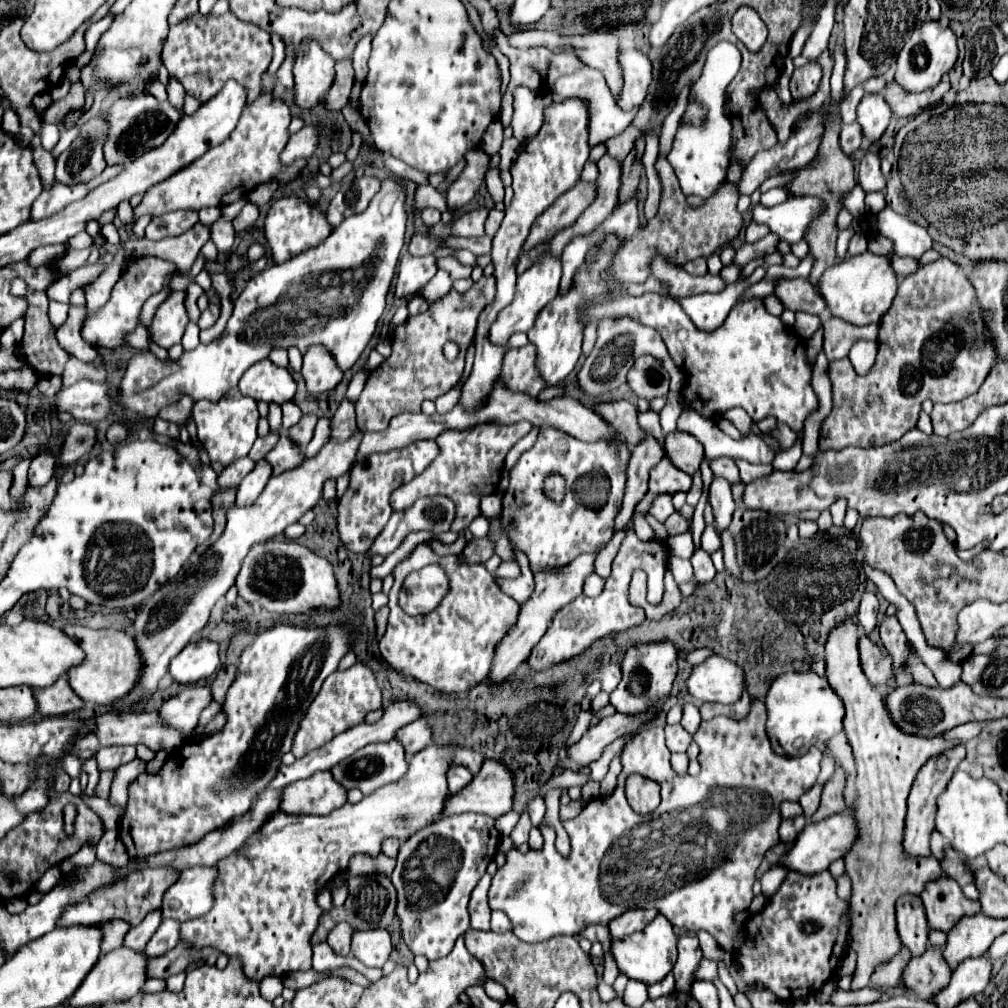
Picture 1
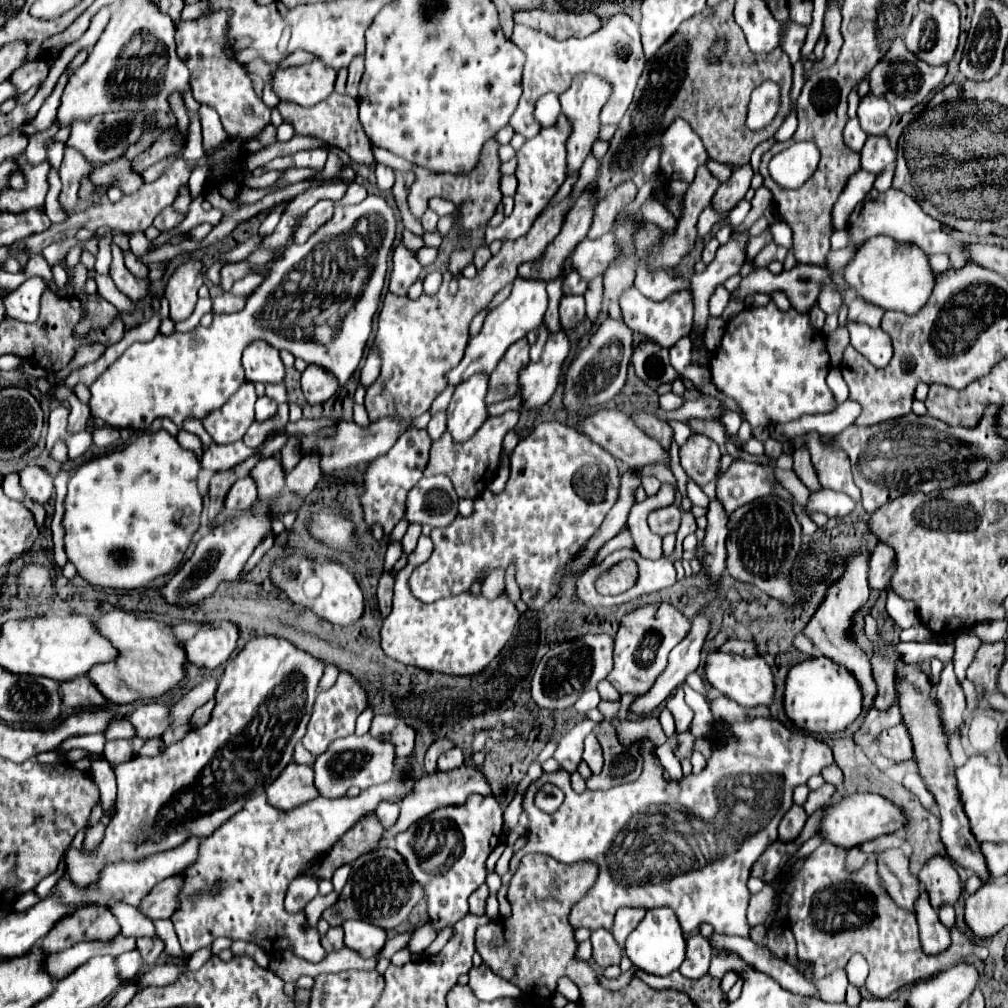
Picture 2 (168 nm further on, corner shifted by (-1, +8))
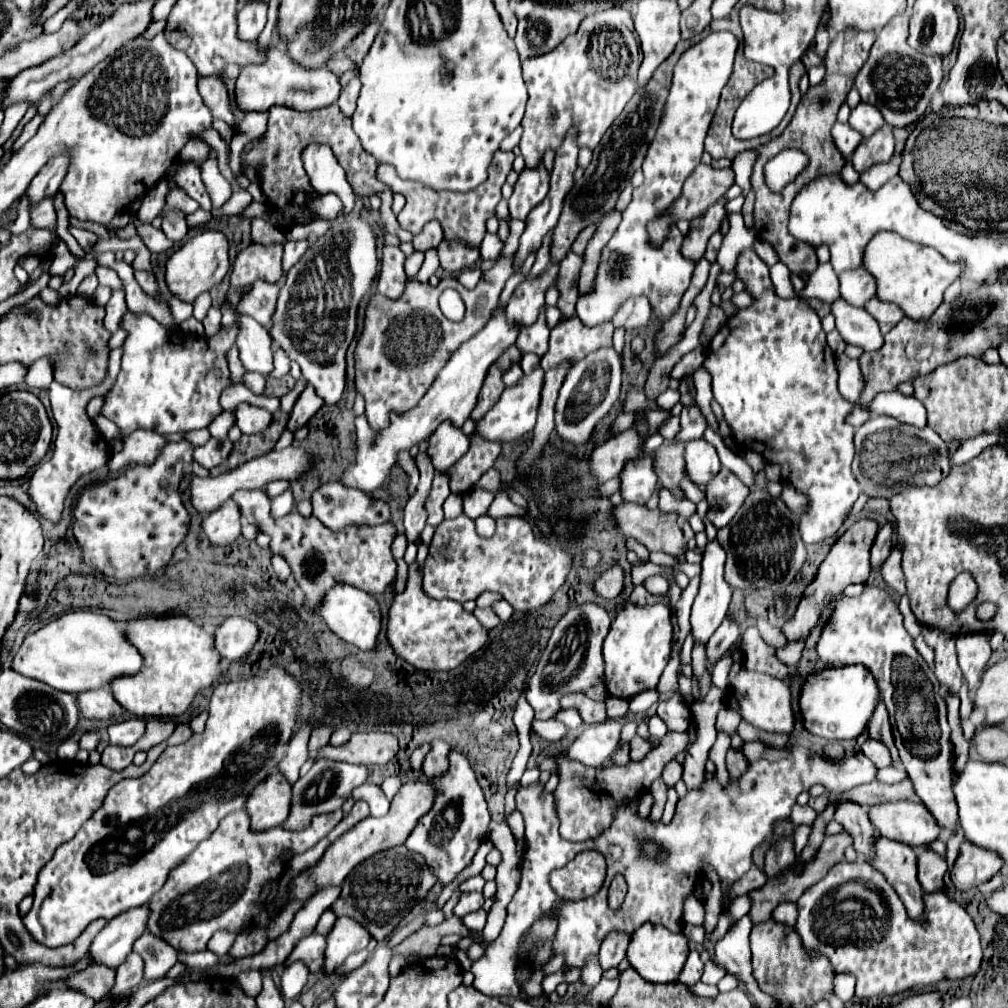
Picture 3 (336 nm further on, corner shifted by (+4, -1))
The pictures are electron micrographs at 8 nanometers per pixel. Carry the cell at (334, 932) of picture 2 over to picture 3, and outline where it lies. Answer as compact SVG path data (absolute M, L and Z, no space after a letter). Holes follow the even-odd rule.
M314 932L294 946L294 950L284 960L284 966L290 966L292 962L304 962L310 972L318 972L324 964L324 948L326 948L326 938Z

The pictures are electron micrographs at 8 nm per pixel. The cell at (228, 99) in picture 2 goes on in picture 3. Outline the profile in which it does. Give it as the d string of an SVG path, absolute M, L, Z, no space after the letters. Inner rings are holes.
M208 76L208 78L202 78L200 80L200 94L206 102L206 106L210 106L214 118L220 118L224 120L226 124L234 126L234 116L230 112L230 100L228 100L228 90L226 90L226 84L214 76Z

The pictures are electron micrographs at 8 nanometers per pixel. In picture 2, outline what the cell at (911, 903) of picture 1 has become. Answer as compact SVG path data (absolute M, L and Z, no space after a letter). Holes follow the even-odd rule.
M889 849L879 855L879 877L883 879L889 897L901 907L915 913L915 901L921 895L919 879L909 871L909 859L901 849Z

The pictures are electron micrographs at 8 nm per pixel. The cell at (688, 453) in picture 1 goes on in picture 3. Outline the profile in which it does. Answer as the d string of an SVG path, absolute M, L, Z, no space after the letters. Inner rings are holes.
M692 440L686 444L686 470L688 476L694 484L698 486L706 486L722 468L720 466L720 458L716 454L716 448L712 444L708 444L706 440Z

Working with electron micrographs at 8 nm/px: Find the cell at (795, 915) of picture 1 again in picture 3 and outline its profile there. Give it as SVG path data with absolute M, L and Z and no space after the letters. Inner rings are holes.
M840 862L836 864L820 882L810 886L800 898L798 898L798 922L796 930L802 936L806 950L820 950L824 956L828 956L832 968L836 974L850 972L856 976L855 995L862 996L894 996L904 990L922 988L936 984L942 978L958 980L966 978L970 974L976 974L980 968L983 950L980 948L980 936L978 930L968 916L968 912L952 898L944 894L944 890L936 890L932 894L924 892L924 918L912 920L906 914L906 908L896 894L896 890L888 884L884 874L874 870L868 862ZM848 882L862 882L868 890L860 890L860 894L848 894L838 892L840 886Z

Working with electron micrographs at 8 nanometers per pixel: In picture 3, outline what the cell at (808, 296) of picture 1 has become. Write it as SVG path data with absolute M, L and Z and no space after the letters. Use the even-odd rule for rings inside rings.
M838 300L832 304L832 314L836 316L836 330L846 344L862 346L864 350L878 350L882 346L880 326L864 308Z

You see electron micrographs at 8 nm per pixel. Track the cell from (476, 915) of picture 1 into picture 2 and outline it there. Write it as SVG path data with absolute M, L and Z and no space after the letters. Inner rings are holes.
M481 885L477 889L477 893L473 893L473 897L469 897L469 913L473 915L485 915L485 901L489 897L489 889L487 885Z

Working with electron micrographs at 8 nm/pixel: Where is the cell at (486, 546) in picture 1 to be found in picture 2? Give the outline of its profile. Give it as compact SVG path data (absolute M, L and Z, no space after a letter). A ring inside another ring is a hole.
M543 421L533 427L533 431L519 441L511 453L511 475L501 493L485 491L475 499L475 511L471 517L457 517L453 525L433 529L431 539L435 543L433 555L417 565L409 577L409 589L415 599L423 603L433 603L443 597L459 595L469 591L477 573L487 567L503 567L517 563L517 583L521 587L521 599L531 607L543 607L551 597L555 583L555 573L565 571L565 565L581 549L581 545L599 529L601 521L615 505L619 497L619 469L615 459L589 441L575 427L563 425L559 421Z

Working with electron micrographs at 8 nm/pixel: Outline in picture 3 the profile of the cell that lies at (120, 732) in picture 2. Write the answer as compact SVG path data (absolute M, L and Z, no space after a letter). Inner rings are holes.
M86 732L86 734L82 734L82 736L80 736L78 746L80 746L80 748L84 748L84 750L94 750L102 738L104 738L104 734L102 734L102 732Z

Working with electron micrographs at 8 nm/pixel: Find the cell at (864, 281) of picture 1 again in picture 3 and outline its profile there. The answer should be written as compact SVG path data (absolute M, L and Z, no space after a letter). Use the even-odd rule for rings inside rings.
M878 232L866 246L864 266L878 280L878 298L884 302L898 302L908 318L926 320L942 304L944 290L962 276L964 262L948 262L940 252L928 246L908 242L892 232Z

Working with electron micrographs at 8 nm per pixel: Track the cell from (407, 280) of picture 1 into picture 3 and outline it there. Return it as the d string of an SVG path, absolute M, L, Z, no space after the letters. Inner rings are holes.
M384 246L382 250L382 266L378 274L378 294L386 298L398 298L404 292L406 272L404 272L404 254L398 246Z

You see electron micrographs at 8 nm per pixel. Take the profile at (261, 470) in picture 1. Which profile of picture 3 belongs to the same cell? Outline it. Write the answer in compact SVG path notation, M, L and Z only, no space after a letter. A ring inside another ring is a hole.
M232 500L224 502L220 510L202 520L202 530L206 532L212 546L232 544L240 536L240 510L236 510Z

